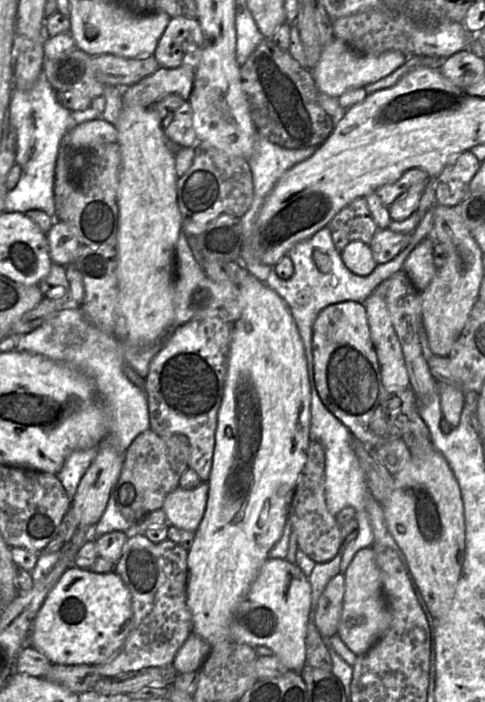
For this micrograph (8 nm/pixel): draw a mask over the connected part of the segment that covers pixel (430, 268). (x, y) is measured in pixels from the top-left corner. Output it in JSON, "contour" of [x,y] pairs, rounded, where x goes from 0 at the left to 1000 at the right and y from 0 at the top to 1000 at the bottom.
{"contour":[[[891,333],[864,345],[843,360],[833,372],[829,386],[860,413],[868,416],[880,410],[899,387]]]}

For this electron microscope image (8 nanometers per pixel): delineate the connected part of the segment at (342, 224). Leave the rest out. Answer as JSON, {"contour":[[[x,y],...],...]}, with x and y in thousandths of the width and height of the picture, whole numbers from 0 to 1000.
{"contour":[[[736,282],[705,296],[676,319],[682,329],[709,329],[724,343],[761,348],[779,330],[753,282]]]}

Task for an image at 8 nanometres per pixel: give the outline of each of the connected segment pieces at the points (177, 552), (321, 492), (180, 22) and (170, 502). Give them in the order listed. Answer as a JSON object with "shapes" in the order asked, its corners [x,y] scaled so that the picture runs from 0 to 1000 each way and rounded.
{"shapes":[[[[295,761],[264,765],[249,793],[235,805],[202,791],[181,809],[196,816],[235,813],[268,842],[274,890],[258,916],[225,940],[194,947],[210,964],[357,946],[361,934],[398,899],[396,875],[386,862],[388,783],[340,768],[313,772]]],[[[639,627],[633,657],[612,685],[594,729],[594,745],[612,759],[616,783],[652,802],[687,796],[703,781],[703,749],[672,718],[670,668],[672,645],[666,632]]],[[[353,24],[313,80],[330,95],[384,94],[402,100],[412,88],[419,57],[406,27]]],[[[419,687],[398,697],[365,694],[351,701],[334,721],[348,748],[402,758],[425,725],[429,699],[429,688]]]]}

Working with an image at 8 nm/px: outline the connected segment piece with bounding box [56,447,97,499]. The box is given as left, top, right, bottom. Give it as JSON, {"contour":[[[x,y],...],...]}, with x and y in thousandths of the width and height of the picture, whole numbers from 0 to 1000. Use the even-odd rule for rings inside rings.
{"contour":[[[200,637],[148,644],[115,675],[140,708],[155,705],[169,678],[200,647]]]}

